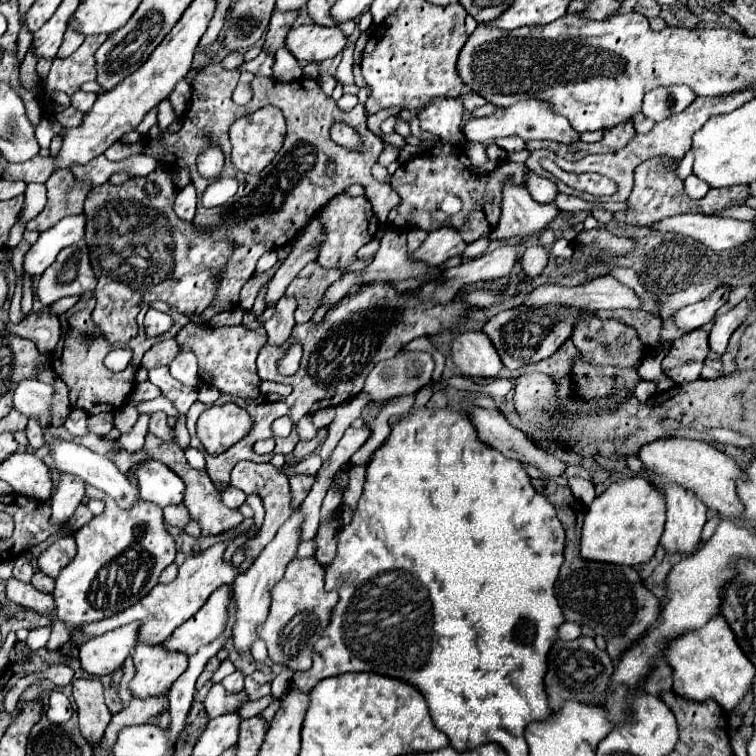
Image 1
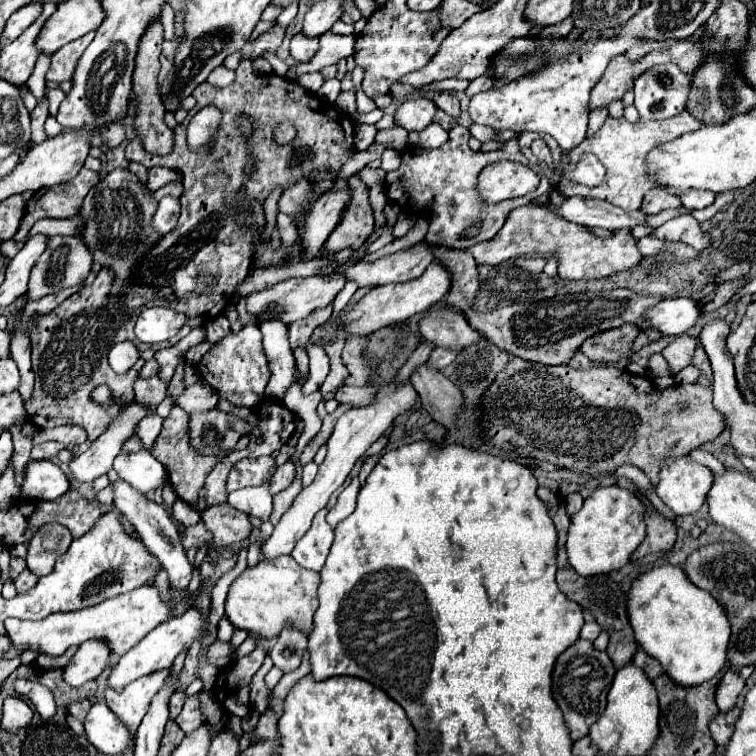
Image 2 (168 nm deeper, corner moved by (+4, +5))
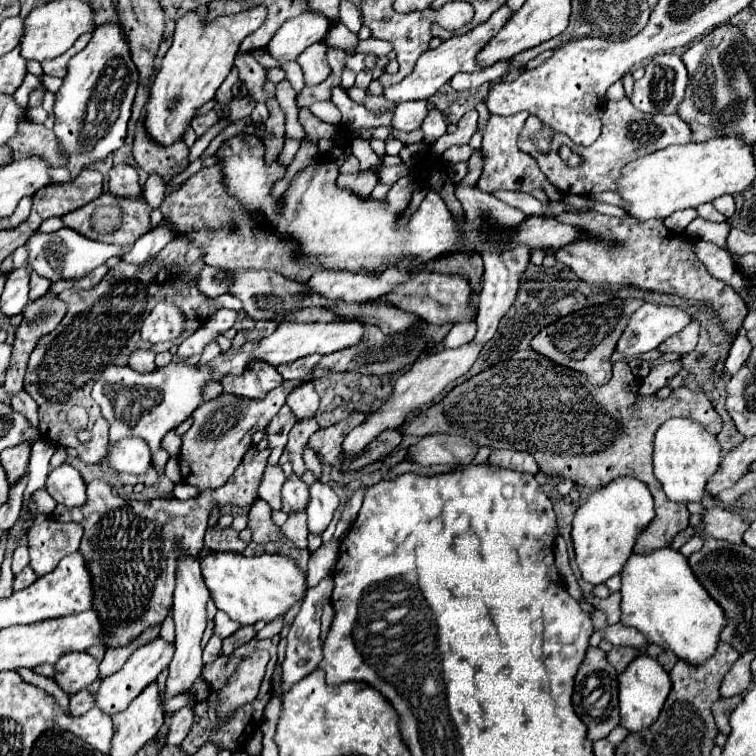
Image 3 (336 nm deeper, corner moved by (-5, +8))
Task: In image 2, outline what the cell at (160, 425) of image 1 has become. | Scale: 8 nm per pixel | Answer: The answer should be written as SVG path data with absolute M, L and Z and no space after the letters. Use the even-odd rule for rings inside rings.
M137 378L135 384L135 400L141 404L153 404L157 406L167 396L167 384L161 382L161 378Z

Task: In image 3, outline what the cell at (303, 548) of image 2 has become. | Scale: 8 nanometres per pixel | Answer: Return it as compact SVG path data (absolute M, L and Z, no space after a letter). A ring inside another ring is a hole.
M332 539L328 543L322 543L316 551L310 551L310 559L308 559L310 587L318 585L320 579L324 579L332 573L334 563L338 561L338 547L340 547L340 541Z

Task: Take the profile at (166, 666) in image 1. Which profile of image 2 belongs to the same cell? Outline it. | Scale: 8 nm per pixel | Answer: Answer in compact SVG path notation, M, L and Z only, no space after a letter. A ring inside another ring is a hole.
M159 670L155 674L149 674L131 682L119 694L115 694L113 690L105 692L105 704L113 710L113 714L117 714L123 726L129 726L129 734L137 732L137 726L141 724L141 718L145 716L151 704L151 698L165 684L167 674L169 670Z

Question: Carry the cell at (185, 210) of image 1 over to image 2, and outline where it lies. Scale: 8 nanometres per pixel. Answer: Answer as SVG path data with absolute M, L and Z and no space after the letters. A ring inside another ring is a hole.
M163 198L157 206L157 212L153 214L153 232L157 236L163 236L167 232L171 232L177 224L177 218L179 218L179 210L181 210L181 204L177 198Z

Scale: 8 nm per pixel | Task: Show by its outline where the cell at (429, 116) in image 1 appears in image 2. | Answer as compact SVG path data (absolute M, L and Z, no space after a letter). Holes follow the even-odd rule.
M407 98L395 112L395 126L413 132L431 124L437 108L429 98Z

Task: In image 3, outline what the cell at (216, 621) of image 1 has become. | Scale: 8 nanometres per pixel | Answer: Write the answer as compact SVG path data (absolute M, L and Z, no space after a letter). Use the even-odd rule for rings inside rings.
M158 635L156 639L152 639L150 643L146 643L144 647L136 649L136 651L132 653L132 657L124 663L124 667L122 667L120 671L116 671L114 675L102 679L102 685L100 685L98 693L96 693L96 705L102 707L102 711L106 711L108 715L114 715L114 711L126 709L128 703L130 703L136 695L140 695L140 691L142 691L148 683L156 681L156 677L168 667L172 655L174 655L174 643L164 641L160 635Z

